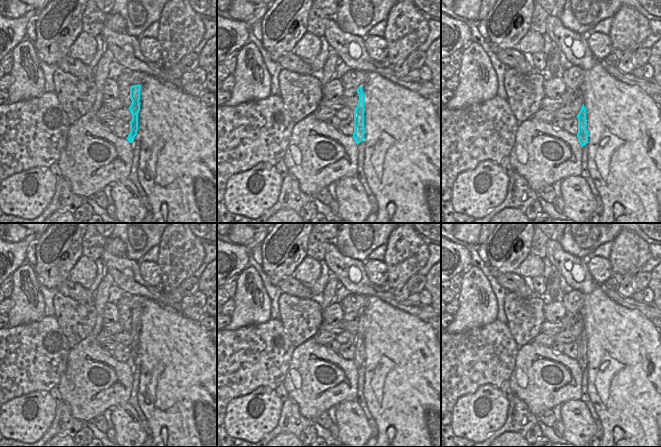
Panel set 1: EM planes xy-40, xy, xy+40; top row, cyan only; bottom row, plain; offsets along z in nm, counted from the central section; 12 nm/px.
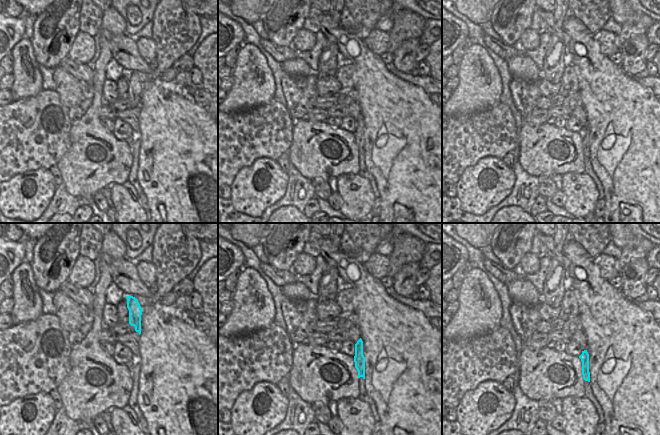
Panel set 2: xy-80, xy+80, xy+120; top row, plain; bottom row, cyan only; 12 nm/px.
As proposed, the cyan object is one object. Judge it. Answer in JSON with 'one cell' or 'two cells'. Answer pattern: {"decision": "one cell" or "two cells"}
{"decision": "one cell"}

